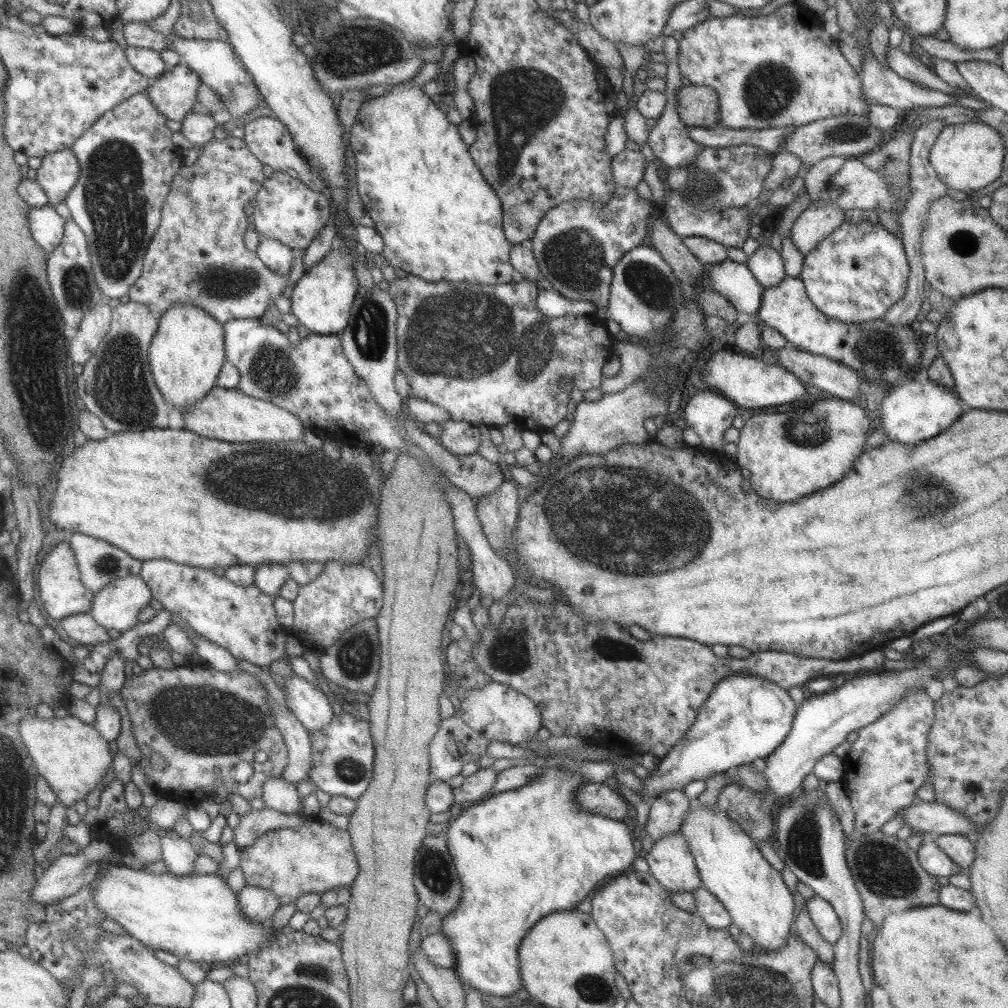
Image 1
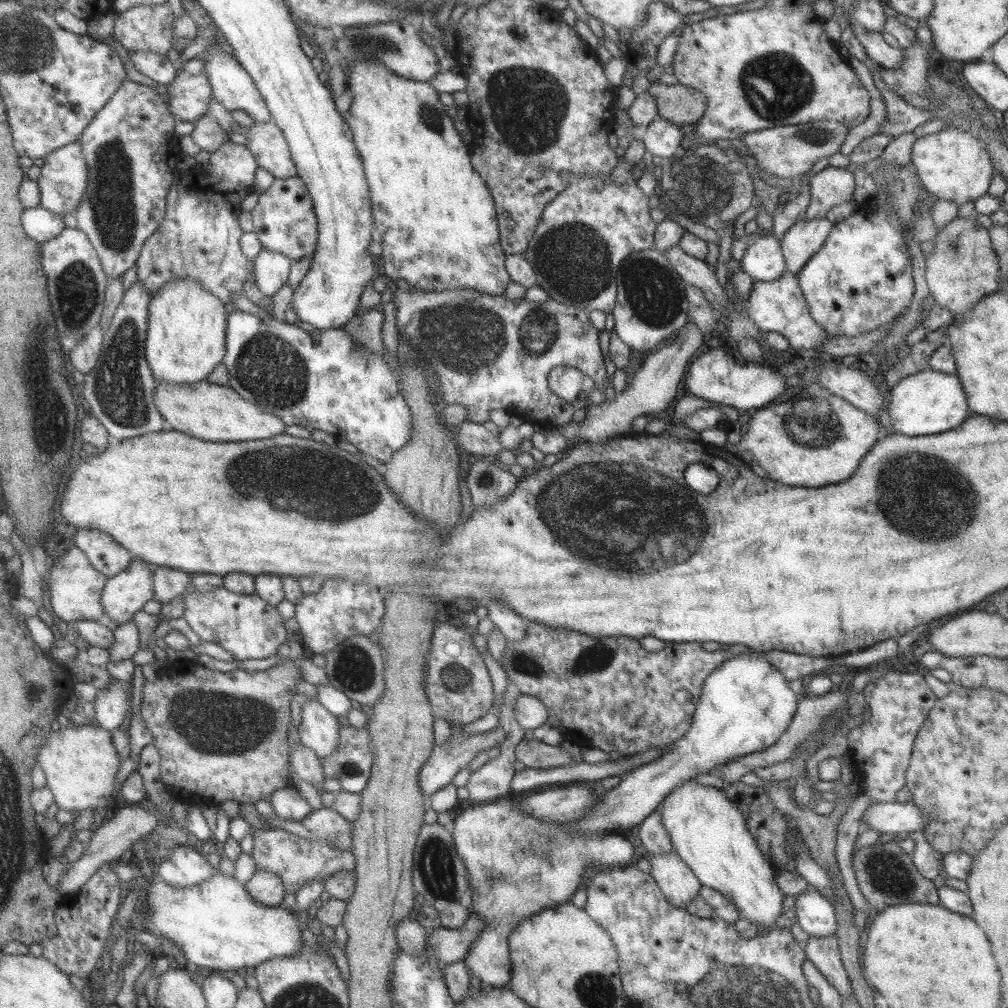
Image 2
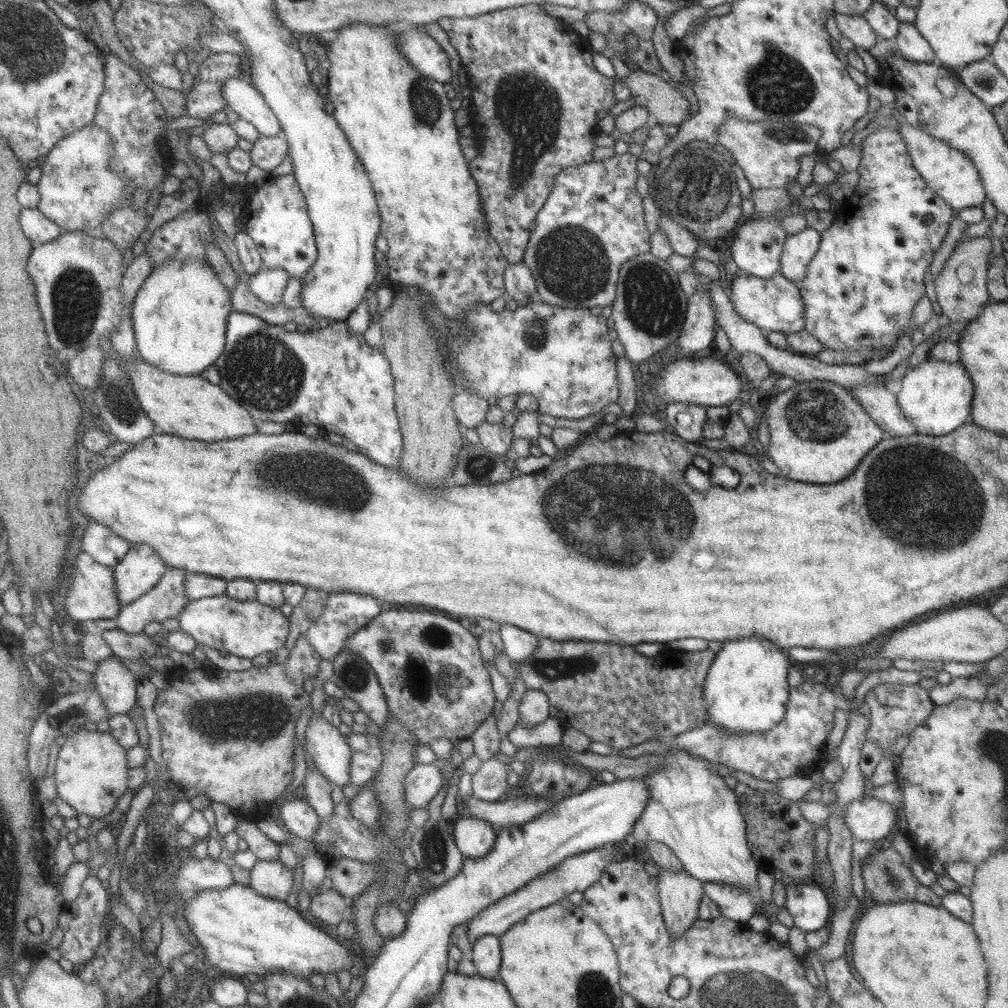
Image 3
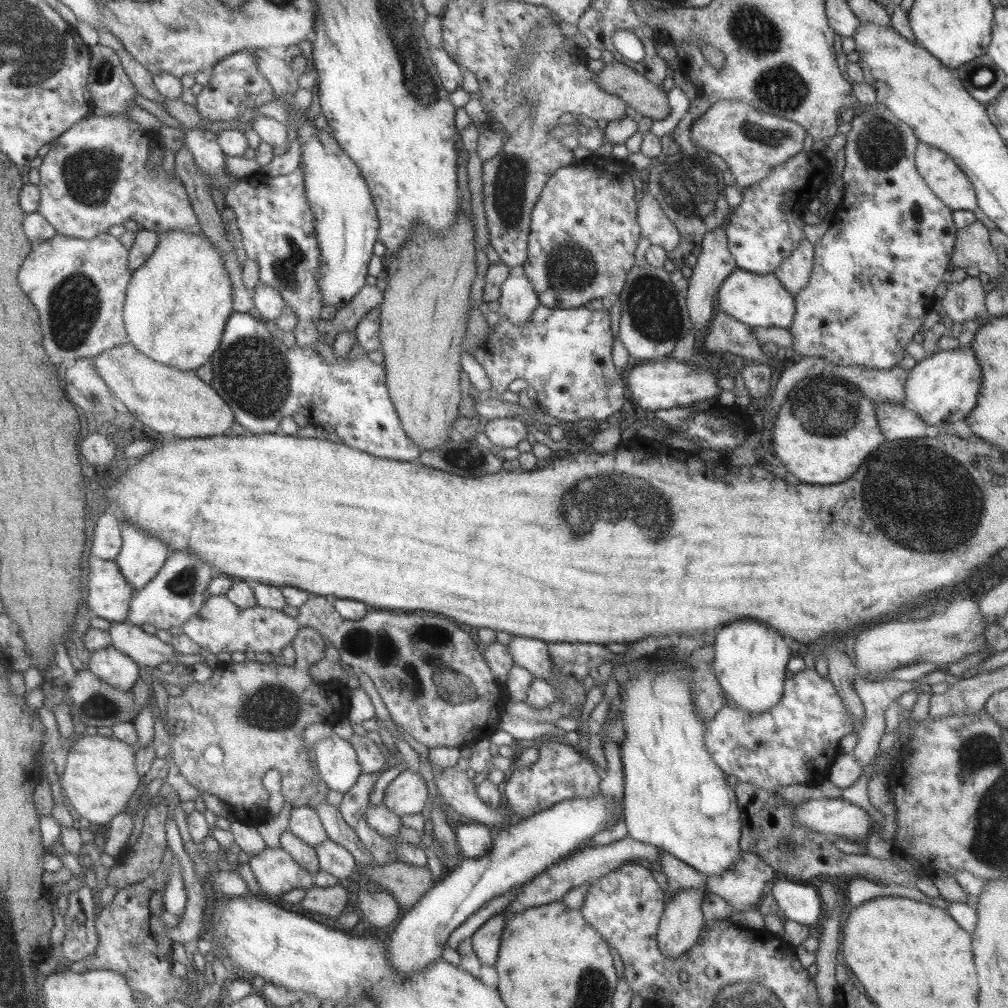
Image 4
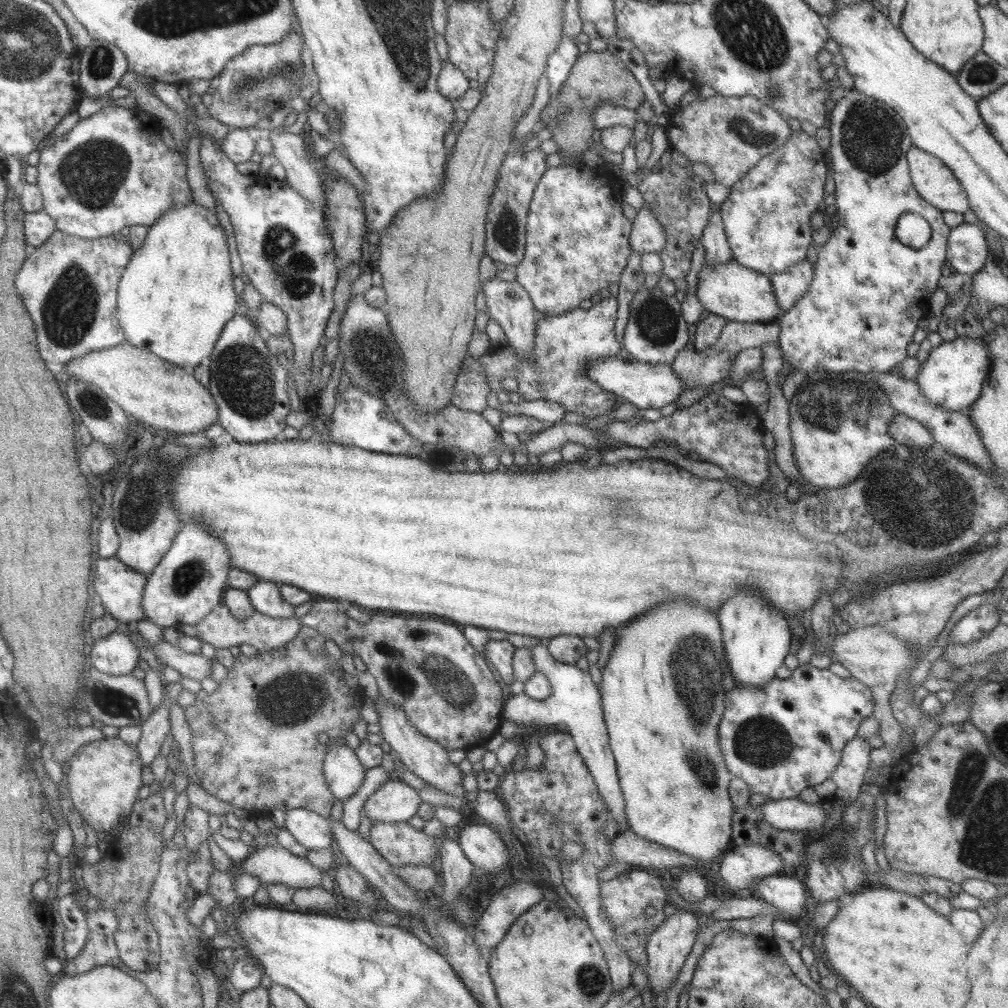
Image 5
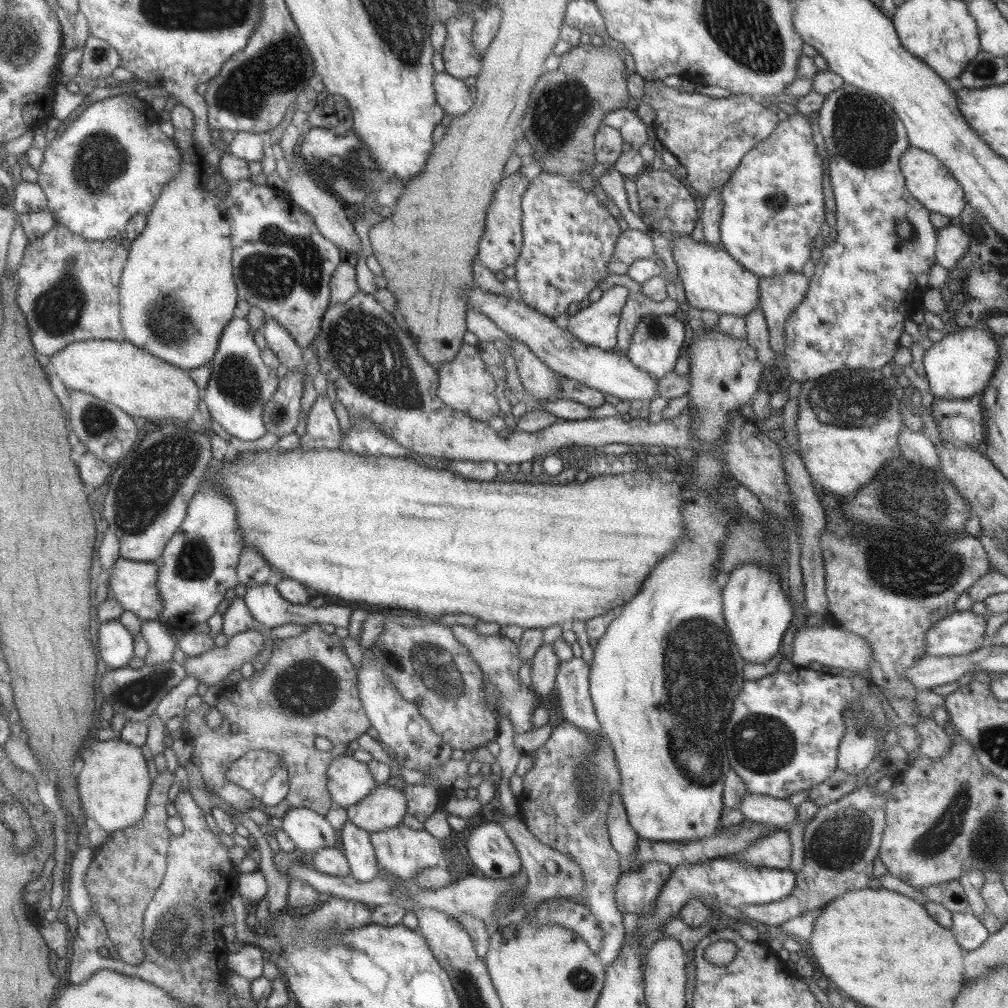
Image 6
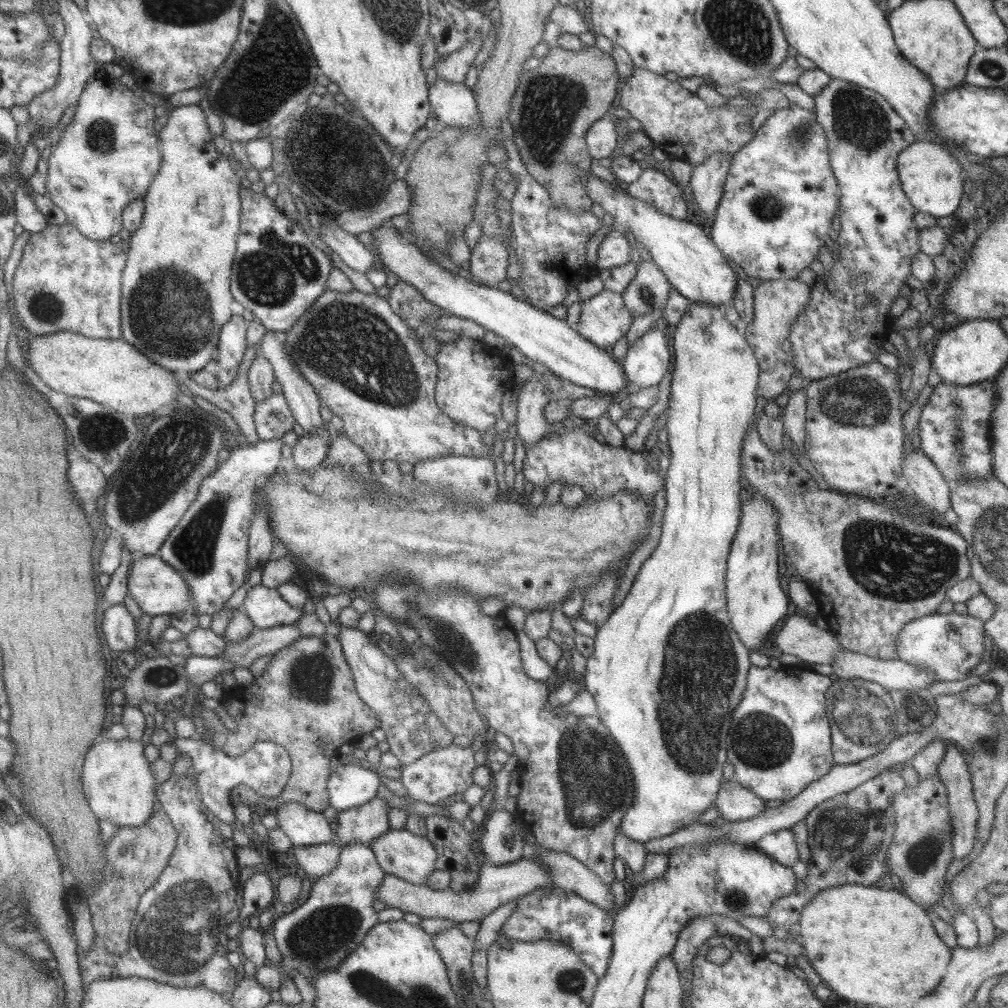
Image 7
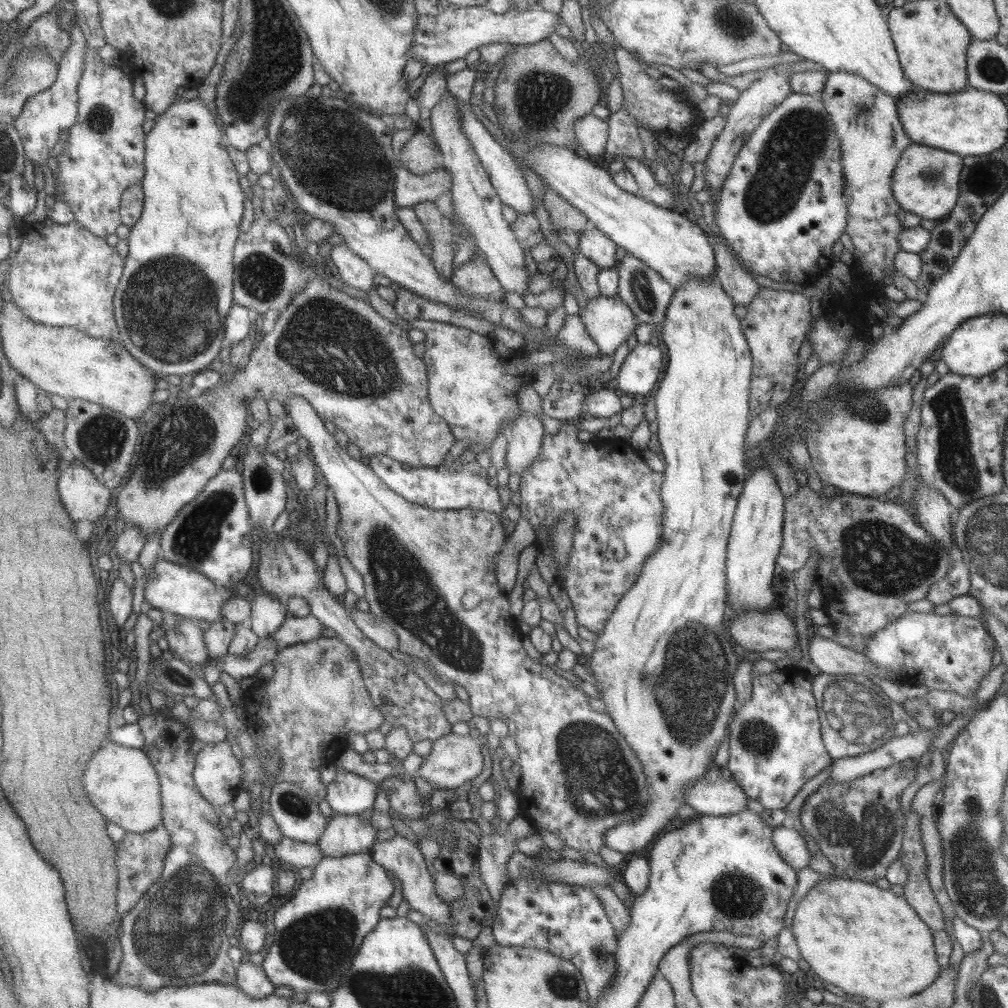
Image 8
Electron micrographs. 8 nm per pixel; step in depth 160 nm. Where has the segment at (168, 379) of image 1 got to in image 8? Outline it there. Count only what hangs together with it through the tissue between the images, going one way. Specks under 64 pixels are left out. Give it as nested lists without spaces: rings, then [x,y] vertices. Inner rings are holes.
[[[198,97],[173,101],[144,138],[144,171],[139,182],[144,196],[142,212],[130,227],[128,253],[112,296],[112,311],[118,326],[118,341],[139,365],[153,374],[181,376],[210,366],[225,342],[225,317],[233,303],[232,250],[240,235],[238,227],[245,195],[225,149],[224,134]]]

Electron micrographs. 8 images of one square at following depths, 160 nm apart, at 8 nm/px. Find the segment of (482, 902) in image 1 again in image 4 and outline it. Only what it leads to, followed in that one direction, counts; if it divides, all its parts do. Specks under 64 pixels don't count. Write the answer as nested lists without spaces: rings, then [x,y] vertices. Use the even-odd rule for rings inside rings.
[[[468,821],[454,822],[455,844],[464,858],[479,858],[491,849],[494,830]],[[500,911],[486,919],[471,935],[472,949],[483,965],[493,965],[496,961],[505,921],[506,917]]]

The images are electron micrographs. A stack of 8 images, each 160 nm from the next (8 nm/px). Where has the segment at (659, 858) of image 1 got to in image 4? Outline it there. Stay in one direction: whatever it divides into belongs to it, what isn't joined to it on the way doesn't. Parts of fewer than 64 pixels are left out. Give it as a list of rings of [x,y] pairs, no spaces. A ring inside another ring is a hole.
[[[683,888],[679,892],[671,893],[671,899],[660,910],[656,941],[664,958],[677,958],[698,942],[704,926],[700,904],[706,892],[705,888]]]

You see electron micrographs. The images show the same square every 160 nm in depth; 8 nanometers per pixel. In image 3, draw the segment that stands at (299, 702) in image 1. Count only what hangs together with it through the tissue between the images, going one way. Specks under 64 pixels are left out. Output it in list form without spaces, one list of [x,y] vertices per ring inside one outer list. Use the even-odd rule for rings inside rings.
[[[325,719],[310,722],[305,731],[305,748],[316,769],[334,786],[350,784],[350,748],[337,728]]]

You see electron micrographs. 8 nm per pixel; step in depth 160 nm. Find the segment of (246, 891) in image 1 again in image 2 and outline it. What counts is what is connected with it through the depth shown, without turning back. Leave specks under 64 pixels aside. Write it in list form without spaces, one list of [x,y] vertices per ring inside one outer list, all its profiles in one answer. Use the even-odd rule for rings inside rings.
[[[265,869],[256,870],[252,877],[244,882],[244,887],[253,900],[265,906],[281,905],[286,895],[285,887],[276,874]]]

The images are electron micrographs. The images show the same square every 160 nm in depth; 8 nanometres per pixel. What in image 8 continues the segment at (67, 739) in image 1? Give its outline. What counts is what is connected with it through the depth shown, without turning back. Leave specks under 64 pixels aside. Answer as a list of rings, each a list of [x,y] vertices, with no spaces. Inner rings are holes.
[[[107,740],[87,762],[82,782],[91,804],[109,824],[123,831],[144,833],[162,822],[158,776],[141,748],[127,748]]]

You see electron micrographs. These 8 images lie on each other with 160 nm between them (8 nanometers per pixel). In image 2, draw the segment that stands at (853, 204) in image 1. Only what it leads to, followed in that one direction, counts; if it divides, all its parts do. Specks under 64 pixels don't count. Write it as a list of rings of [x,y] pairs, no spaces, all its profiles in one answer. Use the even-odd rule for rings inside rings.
[[[827,165],[810,178],[810,203],[803,221],[825,218],[832,206],[852,199],[853,175],[849,167],[835,168]]]

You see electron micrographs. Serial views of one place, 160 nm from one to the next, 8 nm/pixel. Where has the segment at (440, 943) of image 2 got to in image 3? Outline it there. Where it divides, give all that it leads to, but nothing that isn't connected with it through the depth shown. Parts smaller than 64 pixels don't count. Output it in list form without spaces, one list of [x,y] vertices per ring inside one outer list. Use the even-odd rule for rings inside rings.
[[[609,847],[593,849],[576,853],[565,858],[557,866],[546,873],[531,879],[525,886],[518,888],[515,892],[504,896],[478,912],[467,922],[466,933],[470,943],[484,934],[493,934],[500,937],[512,924],[519,922],[534,910],[549,906],[561,899],[567,899],[567,895],[573,891],[583,892],[590,884],[597,882],[605,867],[613,861],[614,851]]]

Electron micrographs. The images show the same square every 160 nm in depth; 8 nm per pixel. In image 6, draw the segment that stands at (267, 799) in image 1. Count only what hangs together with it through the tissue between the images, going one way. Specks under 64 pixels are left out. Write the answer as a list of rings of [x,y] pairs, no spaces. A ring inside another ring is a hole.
[[[290,807],[282,816],[282,825],[287,836],[293,842],[294,847],[303,852],[316,852],[319,848],[333,847],[335,843],[335,829],[327,822],[327,819],[308,808]]]

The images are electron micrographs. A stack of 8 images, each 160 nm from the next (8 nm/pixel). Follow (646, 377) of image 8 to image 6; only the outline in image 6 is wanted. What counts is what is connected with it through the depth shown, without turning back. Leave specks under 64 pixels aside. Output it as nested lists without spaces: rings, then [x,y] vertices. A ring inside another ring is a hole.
[[[646,314],[636,324],[636,329],[624,354],[639,370],[644,370],[653,378],[663,378],[663,375],[673,371],[679,350],[685,342],[684,330],[685,324],[677,314]]]

